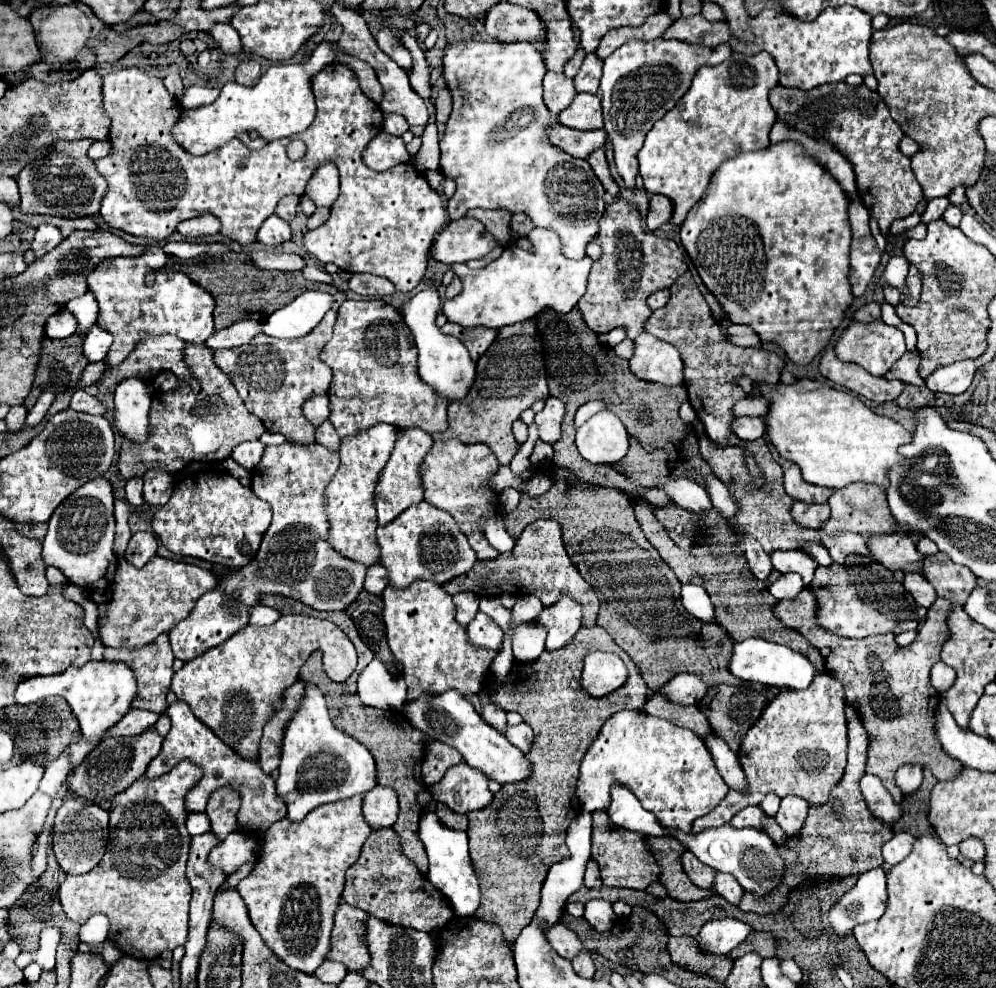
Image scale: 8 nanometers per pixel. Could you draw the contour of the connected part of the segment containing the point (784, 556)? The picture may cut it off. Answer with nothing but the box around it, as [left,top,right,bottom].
[772,549,818,585]

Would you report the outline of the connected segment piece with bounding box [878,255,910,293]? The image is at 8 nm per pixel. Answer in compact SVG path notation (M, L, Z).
M896 255L888 261L888 265L886 265L886 269L884 269L884 273L882 273L882 277L880 277L880 281L878 281L878 285L882 287L882 285L896 285L902 293L904 293L904 279L906 279L906 273L908 273L908 261L902 257L902 255L898 255L898 259L896 259Z

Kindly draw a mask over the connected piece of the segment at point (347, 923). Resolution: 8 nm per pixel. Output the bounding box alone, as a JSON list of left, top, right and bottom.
[328,903,370,971]

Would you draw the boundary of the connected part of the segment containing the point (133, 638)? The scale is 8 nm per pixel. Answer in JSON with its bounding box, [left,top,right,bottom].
[100,555,216,647]

